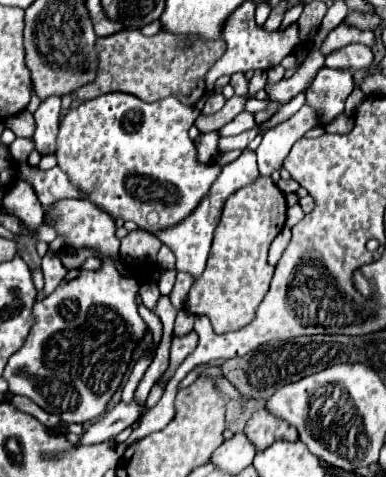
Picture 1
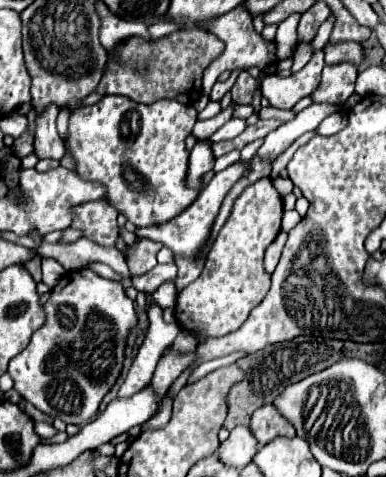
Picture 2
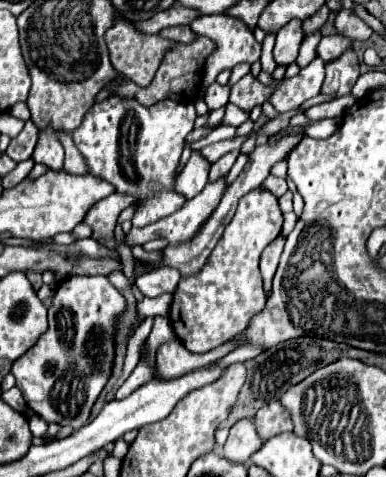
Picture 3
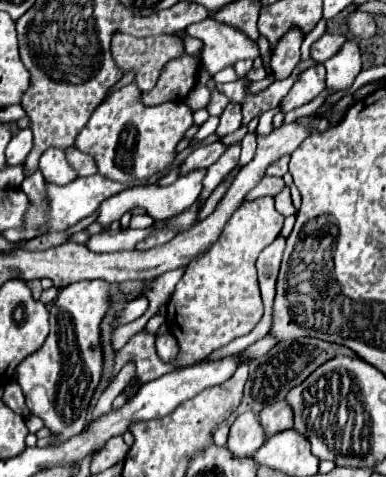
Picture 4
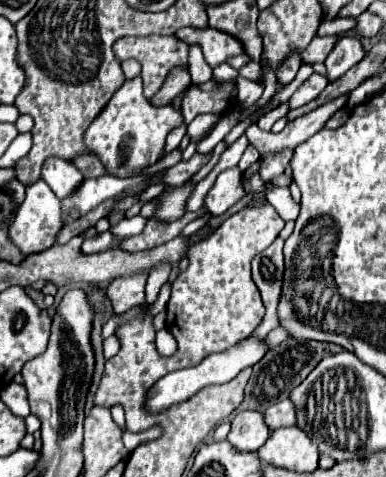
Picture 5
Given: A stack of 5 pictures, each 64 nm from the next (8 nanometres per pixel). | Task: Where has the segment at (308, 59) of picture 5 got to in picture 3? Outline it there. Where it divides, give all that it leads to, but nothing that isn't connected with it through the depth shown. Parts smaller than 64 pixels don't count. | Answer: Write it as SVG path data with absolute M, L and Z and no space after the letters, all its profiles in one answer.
M338 34L322 36L320 44L316 46L316 56L320 56L324 62L330 62L330 60L336 60L350 46L352 46L352 42L346 36L338 36Z

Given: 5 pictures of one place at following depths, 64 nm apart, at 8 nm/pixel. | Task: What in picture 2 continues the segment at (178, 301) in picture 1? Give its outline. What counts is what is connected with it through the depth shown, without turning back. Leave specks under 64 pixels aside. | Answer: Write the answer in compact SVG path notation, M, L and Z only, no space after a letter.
M174 254L174 262L178 266L178 278L175 281L176 290L182 290L188 286L192 280L196 280L202 272L202 266L206 260L200 260L200 264L192 264L192 260L180 260L180 256Z

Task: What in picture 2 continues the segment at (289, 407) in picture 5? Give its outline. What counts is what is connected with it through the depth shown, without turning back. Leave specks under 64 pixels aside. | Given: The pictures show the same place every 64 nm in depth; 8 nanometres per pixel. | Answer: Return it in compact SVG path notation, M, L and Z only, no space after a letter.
M264 404L262 408L258 408L250 420L250 430L252 434L258 438L258 444L264 446L270 440L278 438L278 436L288 436L292 438L296 432L292 428L292 424L280 416L280 412L276 410L274 404Z

